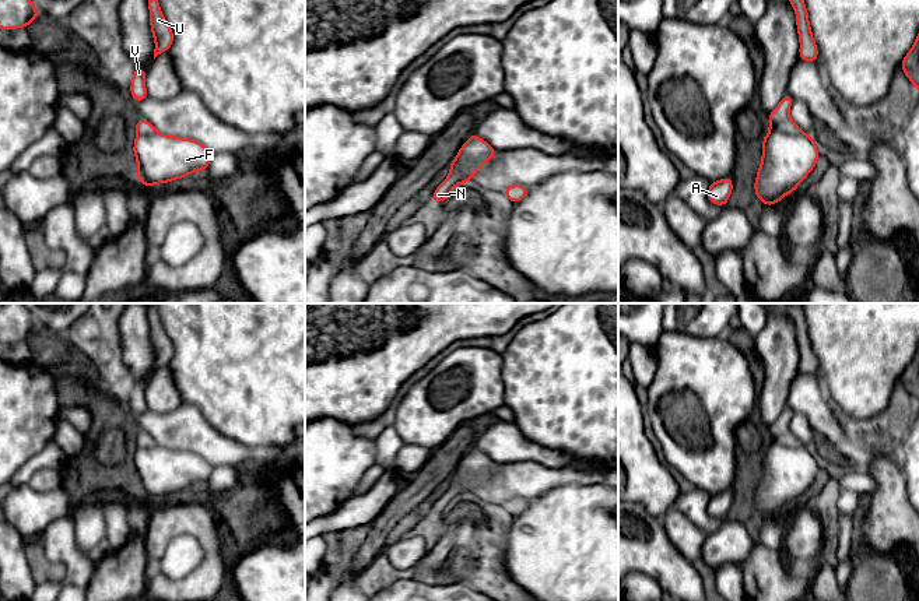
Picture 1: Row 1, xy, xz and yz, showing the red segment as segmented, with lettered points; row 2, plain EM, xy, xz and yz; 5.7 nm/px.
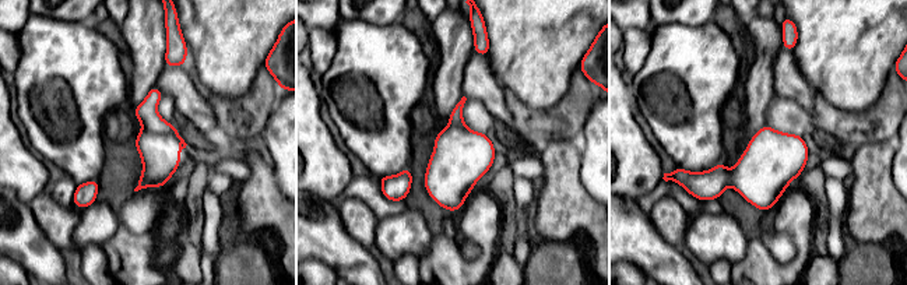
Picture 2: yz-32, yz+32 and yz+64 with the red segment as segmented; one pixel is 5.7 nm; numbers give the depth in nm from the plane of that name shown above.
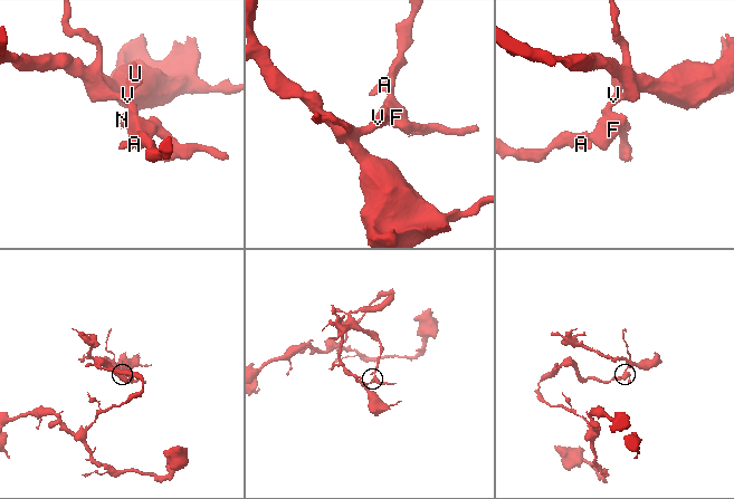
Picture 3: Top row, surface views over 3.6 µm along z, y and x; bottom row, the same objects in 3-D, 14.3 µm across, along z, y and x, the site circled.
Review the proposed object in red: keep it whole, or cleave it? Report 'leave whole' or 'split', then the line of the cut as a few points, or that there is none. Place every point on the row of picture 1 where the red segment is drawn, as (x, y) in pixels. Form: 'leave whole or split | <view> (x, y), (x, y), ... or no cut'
split | yz (771, 125), (789, 133), (802, 132)

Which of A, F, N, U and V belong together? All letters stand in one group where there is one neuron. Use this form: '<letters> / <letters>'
A F / N U V

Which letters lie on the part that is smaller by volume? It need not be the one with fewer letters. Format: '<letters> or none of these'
N, U, V

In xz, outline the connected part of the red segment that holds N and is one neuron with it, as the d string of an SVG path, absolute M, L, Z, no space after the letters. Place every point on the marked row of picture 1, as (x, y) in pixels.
M450 171L449 176L434 190L432 201L441 204L449 197L449 194L455 190L455 184L457 183L457 175L459 172Z

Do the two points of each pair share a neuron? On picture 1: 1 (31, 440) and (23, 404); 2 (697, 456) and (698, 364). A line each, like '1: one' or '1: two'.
1: one
2: one

